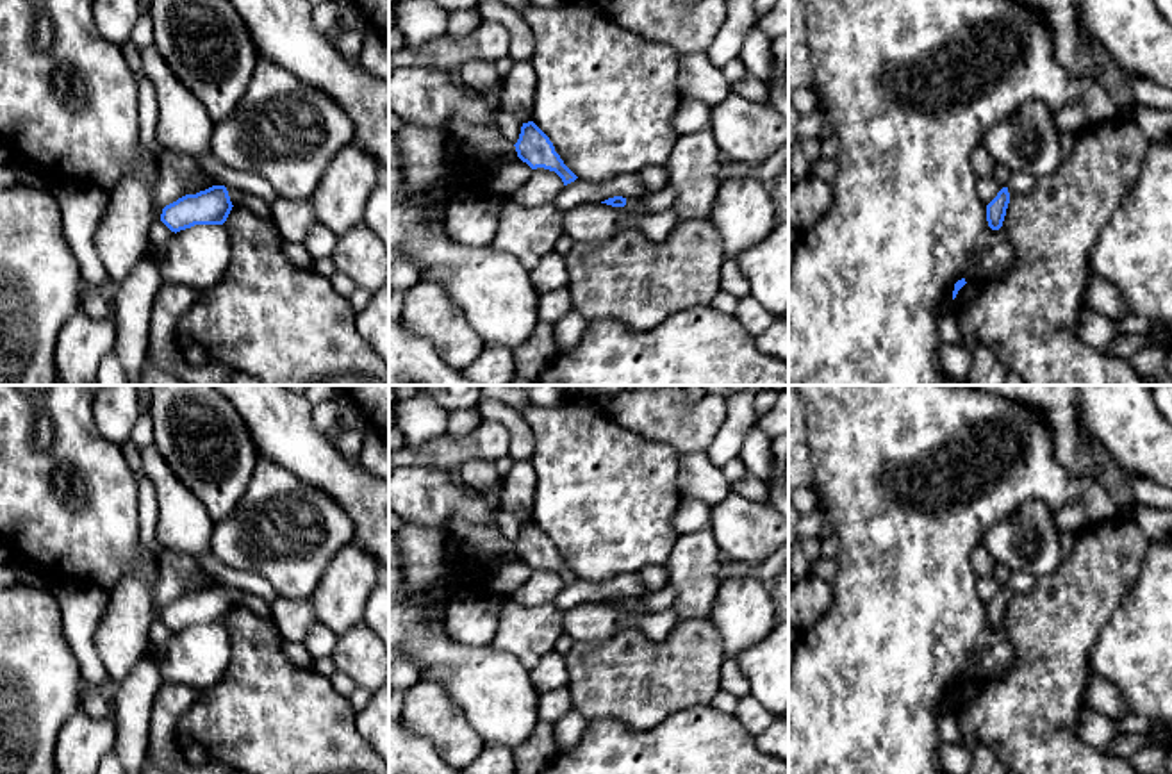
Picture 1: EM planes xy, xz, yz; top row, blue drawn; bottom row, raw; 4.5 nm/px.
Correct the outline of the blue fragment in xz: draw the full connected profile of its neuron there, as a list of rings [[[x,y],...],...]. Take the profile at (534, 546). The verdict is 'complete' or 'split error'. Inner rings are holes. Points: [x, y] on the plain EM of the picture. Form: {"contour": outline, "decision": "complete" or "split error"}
{"contour": [[[533,521],[523,523],[519,539],[514,546],[517,556],[532,569],[544,567],[555,571],[564,585],[578,578],[555,551],[549,537]]], "decision": "complete"}

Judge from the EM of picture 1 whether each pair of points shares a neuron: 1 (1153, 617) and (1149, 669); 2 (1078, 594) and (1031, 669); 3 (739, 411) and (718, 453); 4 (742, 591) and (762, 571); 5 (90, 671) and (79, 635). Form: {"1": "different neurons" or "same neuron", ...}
{"1": "same neuron", "2": "same neuron", "3": "same neuron", "4": "different neurons", "5": "same neuron"}

